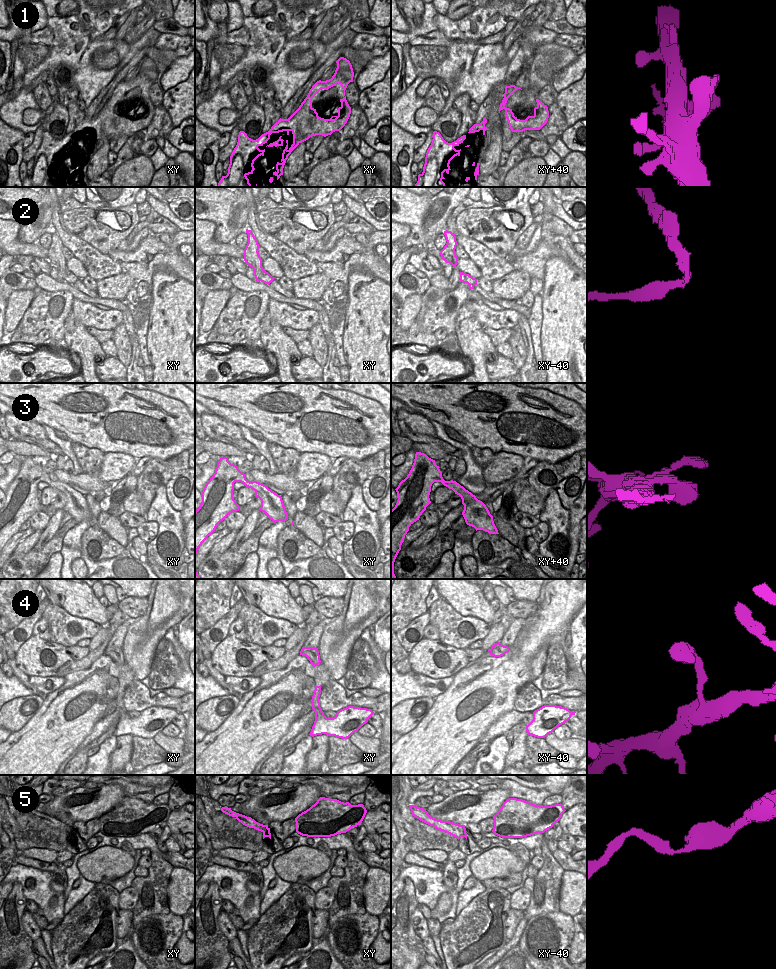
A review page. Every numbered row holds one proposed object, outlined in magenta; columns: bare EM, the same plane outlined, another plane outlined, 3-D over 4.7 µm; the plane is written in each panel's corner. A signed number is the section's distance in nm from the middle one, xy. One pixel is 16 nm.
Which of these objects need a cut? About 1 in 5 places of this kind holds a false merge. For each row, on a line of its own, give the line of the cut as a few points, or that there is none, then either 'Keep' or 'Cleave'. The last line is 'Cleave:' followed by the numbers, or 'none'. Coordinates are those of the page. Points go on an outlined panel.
1: No split. Keep
2: Split along xy (263, 269), (261, 281). Cleave
3: No split. Keep
4: No split. Keep
5: No split. Keep
Cleave: 2

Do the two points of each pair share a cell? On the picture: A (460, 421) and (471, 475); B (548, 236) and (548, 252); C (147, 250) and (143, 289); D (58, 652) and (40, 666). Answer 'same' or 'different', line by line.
A: different
B: different
C: different
D: same

